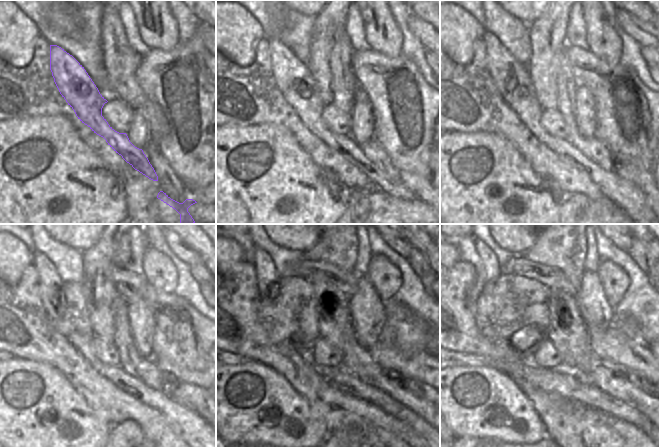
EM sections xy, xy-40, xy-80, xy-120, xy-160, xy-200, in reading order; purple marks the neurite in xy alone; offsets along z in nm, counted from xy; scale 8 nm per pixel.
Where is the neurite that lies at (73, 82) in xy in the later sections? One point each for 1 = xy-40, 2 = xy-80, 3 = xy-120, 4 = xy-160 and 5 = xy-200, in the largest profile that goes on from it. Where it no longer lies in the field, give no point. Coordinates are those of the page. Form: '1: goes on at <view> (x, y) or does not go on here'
1: goes on at xy-40 (295, 82)
2: goes on at xy-80 (512, 81)
3: goes on at xy-120 (187, 424)
4: goes on at xy-160 (341, 378)
5: goes on at xy-200 (489, 259)

